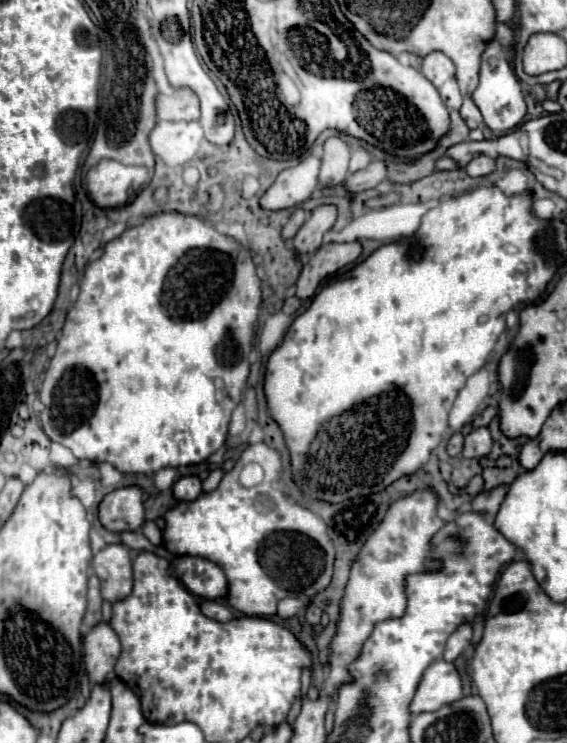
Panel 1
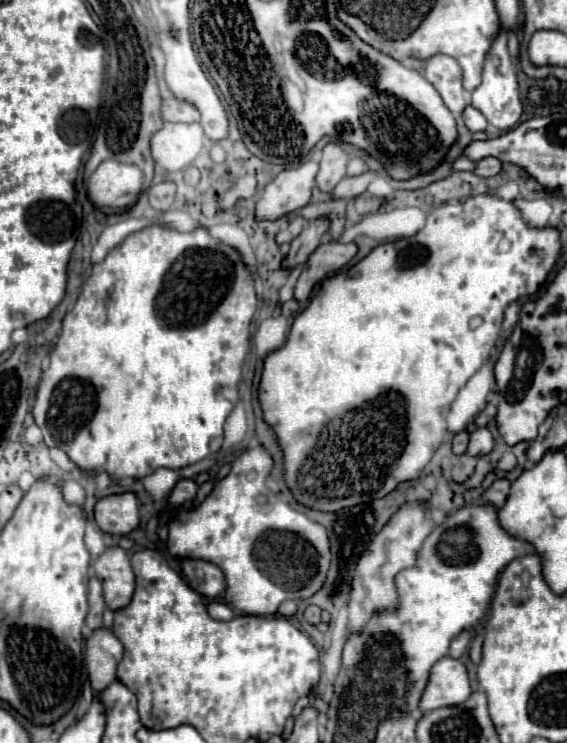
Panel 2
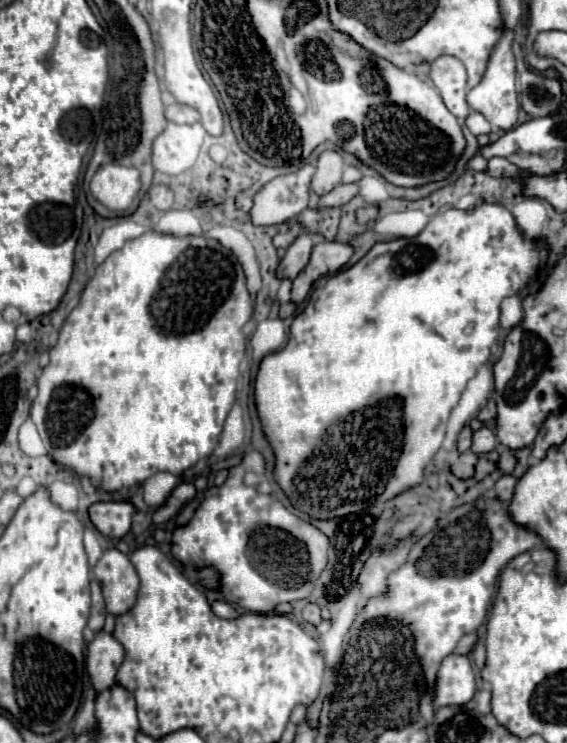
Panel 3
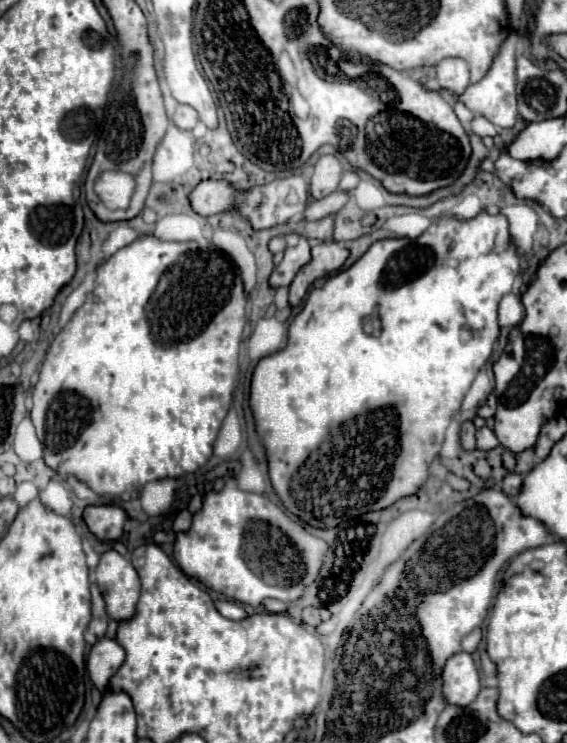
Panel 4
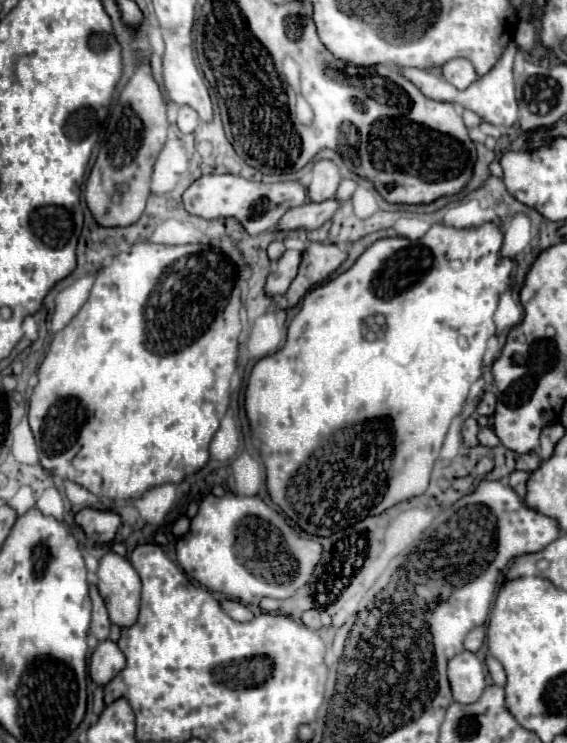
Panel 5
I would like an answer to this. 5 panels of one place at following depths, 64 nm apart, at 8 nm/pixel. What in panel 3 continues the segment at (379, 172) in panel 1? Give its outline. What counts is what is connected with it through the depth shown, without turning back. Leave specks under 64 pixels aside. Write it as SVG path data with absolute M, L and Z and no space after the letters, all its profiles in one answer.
M350 182L350 184L338 184L332 192L320 198L318 206L344 206L348 200L358 196L360 192L360 182Z

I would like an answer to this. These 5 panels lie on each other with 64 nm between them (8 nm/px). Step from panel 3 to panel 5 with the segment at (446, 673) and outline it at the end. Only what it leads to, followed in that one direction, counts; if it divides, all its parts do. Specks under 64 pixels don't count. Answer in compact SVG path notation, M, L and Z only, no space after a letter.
M460 652L448 662L448 680L452 688L452 698L458 704L472 704L480 698L486 676L484 666L472 652Z

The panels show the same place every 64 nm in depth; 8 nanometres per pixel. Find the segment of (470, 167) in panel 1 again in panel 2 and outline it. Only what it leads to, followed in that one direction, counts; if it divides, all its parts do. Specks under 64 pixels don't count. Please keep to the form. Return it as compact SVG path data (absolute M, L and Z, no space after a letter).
M482 158L480 162L476 162L474 174L478 176L494 176L500 172L500 160L498 158Z

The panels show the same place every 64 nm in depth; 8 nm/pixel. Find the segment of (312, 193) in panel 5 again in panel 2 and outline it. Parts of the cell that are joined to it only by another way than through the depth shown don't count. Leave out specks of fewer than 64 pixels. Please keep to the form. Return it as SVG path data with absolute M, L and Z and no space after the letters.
M330 142L322 150L322 160L320 160L320 170L316 176L316 184L322 192L334 190L334 186L346 176L346 166L348 166L348 154L342 150L338 142Z

